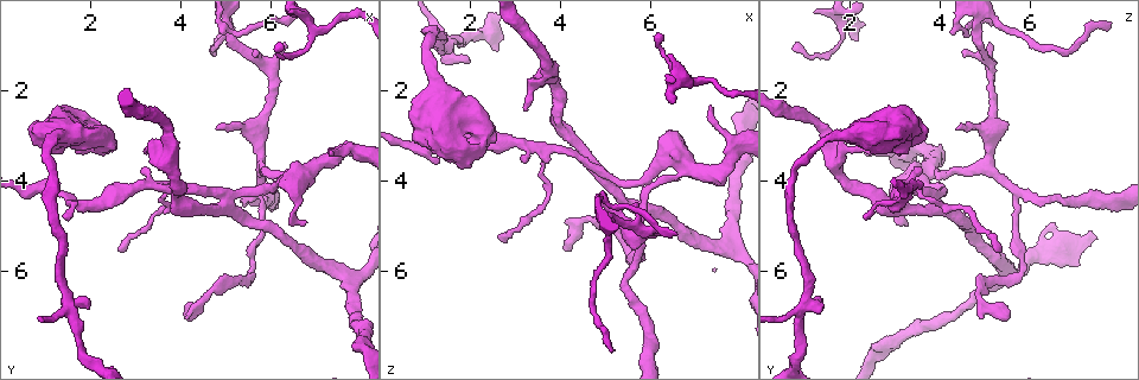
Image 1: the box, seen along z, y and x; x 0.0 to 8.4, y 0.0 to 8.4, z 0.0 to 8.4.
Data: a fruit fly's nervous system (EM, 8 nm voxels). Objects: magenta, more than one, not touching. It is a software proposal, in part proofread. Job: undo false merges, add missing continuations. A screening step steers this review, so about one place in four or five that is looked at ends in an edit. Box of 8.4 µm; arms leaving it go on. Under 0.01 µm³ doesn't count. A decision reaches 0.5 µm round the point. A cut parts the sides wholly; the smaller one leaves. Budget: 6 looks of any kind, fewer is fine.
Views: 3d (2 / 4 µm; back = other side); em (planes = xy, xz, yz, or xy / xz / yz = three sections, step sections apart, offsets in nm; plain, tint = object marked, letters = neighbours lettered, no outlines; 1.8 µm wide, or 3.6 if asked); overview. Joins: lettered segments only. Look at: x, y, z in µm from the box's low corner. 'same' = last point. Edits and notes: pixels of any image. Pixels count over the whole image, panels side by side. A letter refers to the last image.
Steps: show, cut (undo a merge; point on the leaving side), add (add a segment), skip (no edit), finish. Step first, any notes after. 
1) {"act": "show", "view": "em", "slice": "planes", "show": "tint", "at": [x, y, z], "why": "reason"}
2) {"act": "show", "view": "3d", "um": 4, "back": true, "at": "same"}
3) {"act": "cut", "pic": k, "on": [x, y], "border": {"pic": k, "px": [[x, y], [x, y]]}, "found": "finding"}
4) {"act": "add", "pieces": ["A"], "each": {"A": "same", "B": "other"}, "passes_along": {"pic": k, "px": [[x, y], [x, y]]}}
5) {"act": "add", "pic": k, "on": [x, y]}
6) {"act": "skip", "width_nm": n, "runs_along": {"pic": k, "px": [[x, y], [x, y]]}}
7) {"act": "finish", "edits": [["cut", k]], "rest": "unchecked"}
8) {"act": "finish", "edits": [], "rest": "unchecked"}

{"act": "show", "view": "3d", "um": 4, "at": [1.45, 6.80, 1.00], "why": "branch point"}

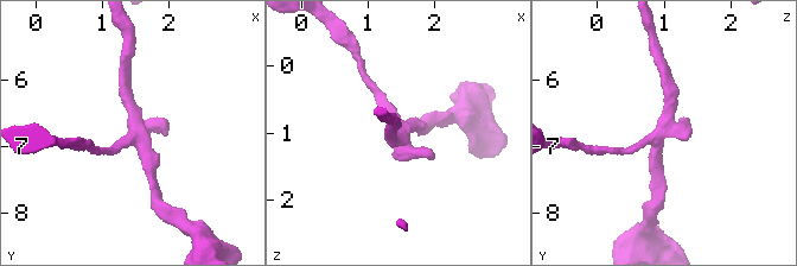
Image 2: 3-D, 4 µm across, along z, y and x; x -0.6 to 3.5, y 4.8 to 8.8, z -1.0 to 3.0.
{"act": "show", "view": "em", "slice": "planes", "show": "letters", "at": [1.55, 6.75, 1.05]}

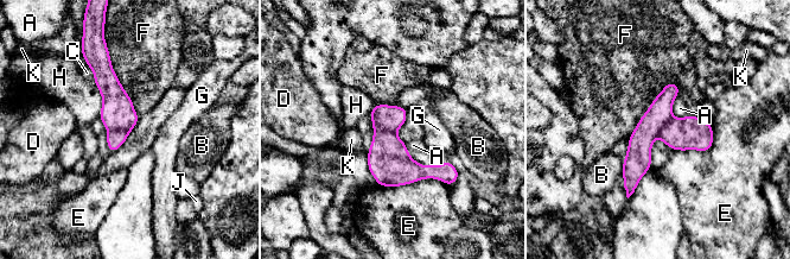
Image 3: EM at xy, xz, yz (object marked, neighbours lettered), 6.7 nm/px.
{"act": "cut", "pic": 3, "on": [389, 163], "each": {"A": "other", "B": "other", "C": "other", "D": "other", "E": "other", "F": "other", "G": "other", "H": "other", "J": "other", "K": "other"}, "border": {"pic": 3, "px": [[373, 124], [394, 133]]}, "found": "a second neuron is stuck on"}

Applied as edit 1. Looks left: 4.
{"act": "show", "view": "overview", "why": "see it whole again"}

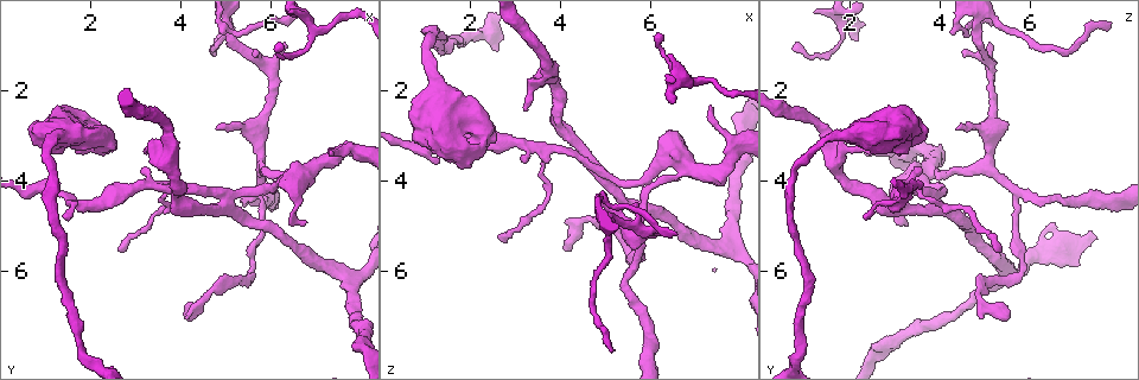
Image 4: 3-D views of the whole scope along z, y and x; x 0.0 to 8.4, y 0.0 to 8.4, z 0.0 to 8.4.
{"act": "show", "view": "em", "um": 3.6, "slice": "planes", "show": "letters", "at": [5.10, 4.45, 3.95], "why": "arms run side by side"}

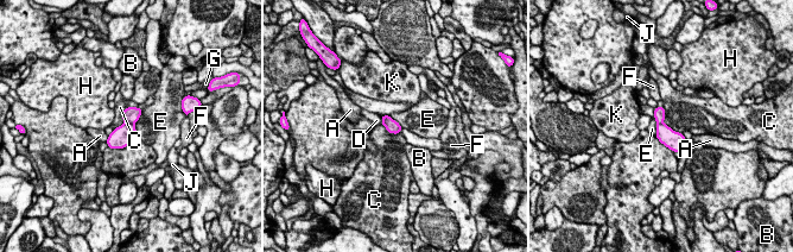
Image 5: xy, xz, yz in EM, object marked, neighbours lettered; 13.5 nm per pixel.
{"act": "skip", "width_nm": 190, "each": {"A": "other", "B": "other", "C": "other", "D": "other", "E": "other", "F": "other", "G": "other", "H": "other", "J": "other", "K": "other"}, "border": {"pic": 5, "px": [[663, 107], [664, 123], [682, 133]]}, "found": "one neuron here"}

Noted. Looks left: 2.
{"act": "show", "view": "em", "slice": "planes", "show": "letters", "at": [5.15, 0.85, 4.80]}

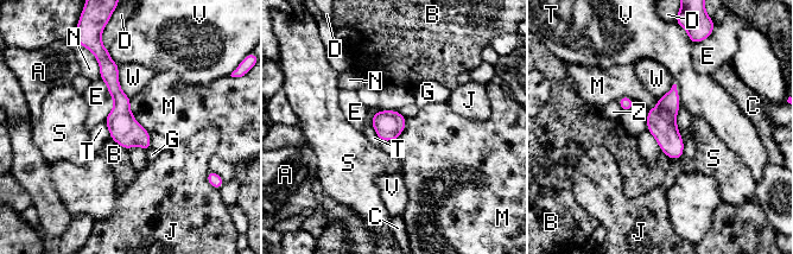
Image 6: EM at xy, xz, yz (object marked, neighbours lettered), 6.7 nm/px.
{"act": "skip", "each": {"A": "other", "B": "other", "C": "other", "D": "other", "E": "other", "G": "other", "J": "other", "M": "other", "N": "other", "S": "other", "T": "other", "V": "other", "W": "other", "Z": "other"}, "found": "continuous, no second neuron"}

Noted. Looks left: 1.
{"act": "finish", "edits": [["cut", 3]], "rest": "unchecked"}

